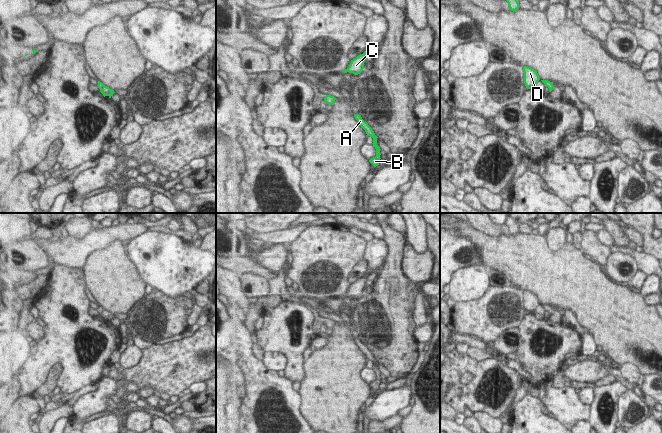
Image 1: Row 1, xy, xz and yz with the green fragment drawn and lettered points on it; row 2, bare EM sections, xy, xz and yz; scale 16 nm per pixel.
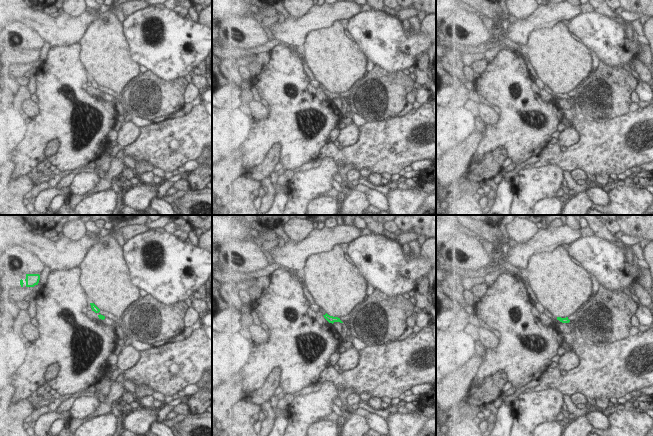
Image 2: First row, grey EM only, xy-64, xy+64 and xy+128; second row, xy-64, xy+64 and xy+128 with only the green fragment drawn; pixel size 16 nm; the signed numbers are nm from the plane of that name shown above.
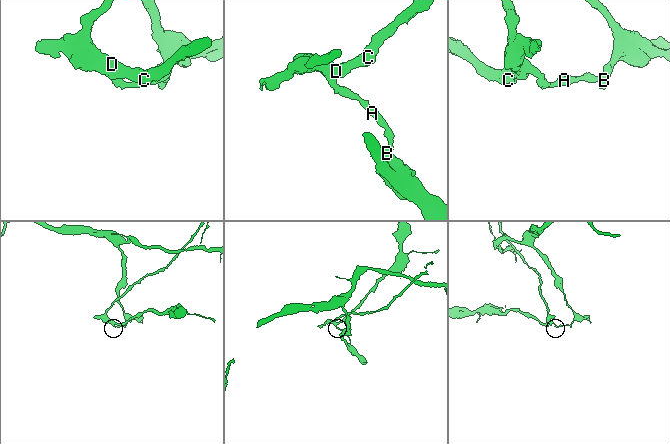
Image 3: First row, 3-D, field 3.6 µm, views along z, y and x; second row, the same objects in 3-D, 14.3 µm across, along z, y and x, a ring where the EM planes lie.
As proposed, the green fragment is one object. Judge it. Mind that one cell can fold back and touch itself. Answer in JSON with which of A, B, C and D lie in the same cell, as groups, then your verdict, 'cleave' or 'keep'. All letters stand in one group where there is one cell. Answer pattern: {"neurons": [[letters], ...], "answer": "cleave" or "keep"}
{"neurons": [["A", "B"], ["C", "D"]], "answer": "cleave"}

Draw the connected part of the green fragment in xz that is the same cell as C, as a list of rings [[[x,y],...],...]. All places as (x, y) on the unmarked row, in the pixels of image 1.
[[[368,270],[368,272],[366,273],[366,275],[363,278],[360,278],[359,280],[357,280],[355,283],[351,284],[351,287],[349,289],[349,291],[345,294],[343,294],[342,296],[344,297],[353,297],[354,299],[358,299],[362,296],[362,294],[364,293],[364,286],[366,284],[366,277],[371,274],[371,270]]]

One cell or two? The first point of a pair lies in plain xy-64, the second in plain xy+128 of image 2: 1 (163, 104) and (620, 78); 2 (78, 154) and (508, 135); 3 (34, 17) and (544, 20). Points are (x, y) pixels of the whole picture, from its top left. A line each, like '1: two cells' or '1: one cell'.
1: one cell
2: one cell
3: one cell

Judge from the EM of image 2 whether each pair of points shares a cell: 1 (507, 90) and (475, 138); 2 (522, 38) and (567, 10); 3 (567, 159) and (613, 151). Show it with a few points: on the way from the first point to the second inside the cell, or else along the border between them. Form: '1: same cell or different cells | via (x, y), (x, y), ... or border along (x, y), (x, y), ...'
1: different cells | border along (486, 125), (484, 136), (477, 147)
2: same cell | via (531, 26), (540, 18), (555, 12)
3: same cell | via (578, 156), (602, 151)

